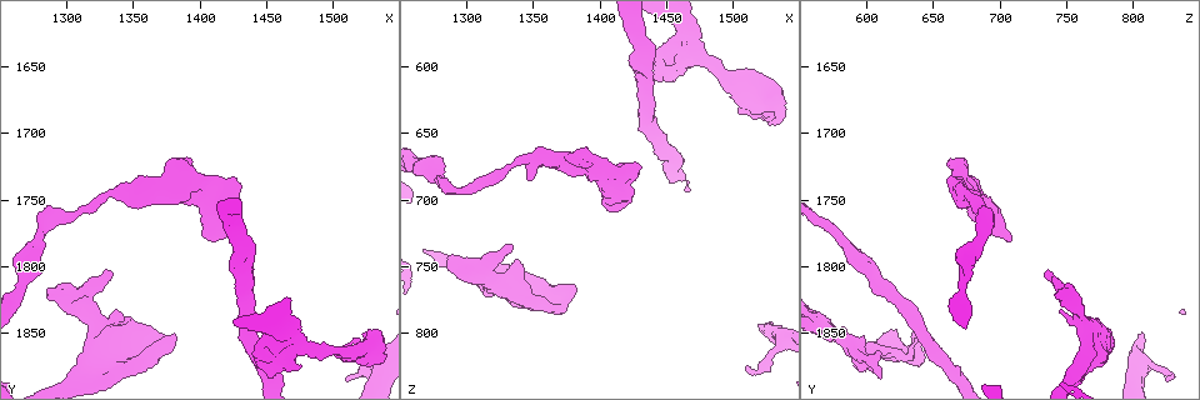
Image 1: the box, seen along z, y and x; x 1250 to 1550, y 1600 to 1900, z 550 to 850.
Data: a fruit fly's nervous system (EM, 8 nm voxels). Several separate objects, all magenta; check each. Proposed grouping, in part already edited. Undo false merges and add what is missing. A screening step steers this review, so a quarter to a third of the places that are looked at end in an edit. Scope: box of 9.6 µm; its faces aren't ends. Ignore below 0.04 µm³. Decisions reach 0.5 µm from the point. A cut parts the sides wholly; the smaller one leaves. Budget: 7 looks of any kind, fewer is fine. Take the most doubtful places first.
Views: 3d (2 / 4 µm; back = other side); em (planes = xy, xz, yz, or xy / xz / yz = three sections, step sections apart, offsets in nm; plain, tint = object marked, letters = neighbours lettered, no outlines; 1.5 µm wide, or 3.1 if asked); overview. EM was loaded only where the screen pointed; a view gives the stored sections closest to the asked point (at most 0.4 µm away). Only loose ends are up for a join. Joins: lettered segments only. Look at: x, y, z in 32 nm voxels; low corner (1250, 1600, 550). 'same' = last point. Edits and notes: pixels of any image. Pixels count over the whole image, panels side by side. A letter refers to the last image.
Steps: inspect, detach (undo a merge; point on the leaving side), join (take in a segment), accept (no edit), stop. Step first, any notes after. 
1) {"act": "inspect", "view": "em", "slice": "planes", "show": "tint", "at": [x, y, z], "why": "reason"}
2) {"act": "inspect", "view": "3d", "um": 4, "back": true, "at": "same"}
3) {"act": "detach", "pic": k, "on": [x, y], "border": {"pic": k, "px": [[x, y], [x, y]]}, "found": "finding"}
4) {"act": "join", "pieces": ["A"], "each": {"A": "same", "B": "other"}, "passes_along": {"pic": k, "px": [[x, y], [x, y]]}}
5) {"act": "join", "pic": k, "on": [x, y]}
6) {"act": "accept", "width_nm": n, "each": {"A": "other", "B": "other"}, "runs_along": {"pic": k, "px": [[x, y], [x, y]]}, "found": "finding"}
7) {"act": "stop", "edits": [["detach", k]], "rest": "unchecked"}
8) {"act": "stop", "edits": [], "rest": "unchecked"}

{"act": "inspect", "view": "3d", "um": 4, "at": [1444, 1870, 598], "why": "closes a loop"}

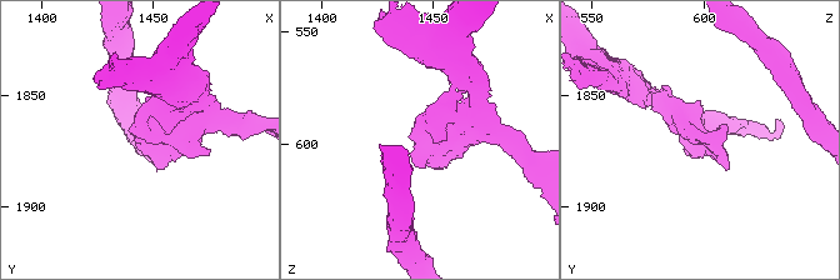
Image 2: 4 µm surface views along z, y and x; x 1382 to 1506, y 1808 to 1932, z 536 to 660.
{"act": "inspect", "view": "em", "slice": "xz", "step": 8, "show": "tint", "at": [1442, 1869, 599]}

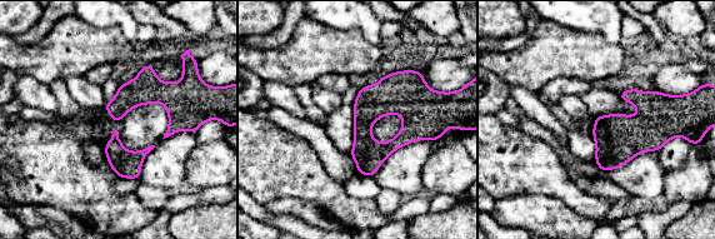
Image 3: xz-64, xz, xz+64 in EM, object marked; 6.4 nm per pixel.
{"act": "inspect", "view": "em", "slice": "planes", "show": "letters", "at": "same", "why": "another direction"}

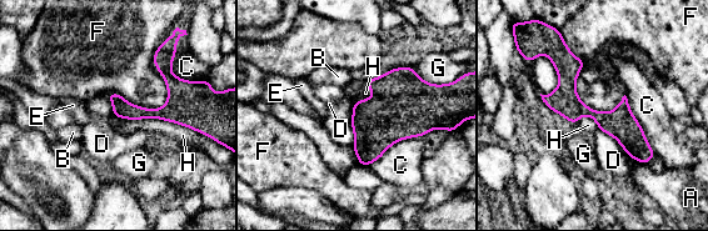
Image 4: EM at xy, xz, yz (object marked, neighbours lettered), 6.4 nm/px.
{"act": "accept", "each": {"A": "other", "B": "other", "C": "other", "D": "other", "E": "other", "F": "other", "G": "other", "H": "other"}, "border": {"pic": 4, "px": [[113, 115], [164, 119], [200, 134]]}, "found": "all the same cell"}

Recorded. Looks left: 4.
{"act": "inspect", "view": "3d", "um": 2, "at": [1352, 1744, 686], "why": "branch stops here"}

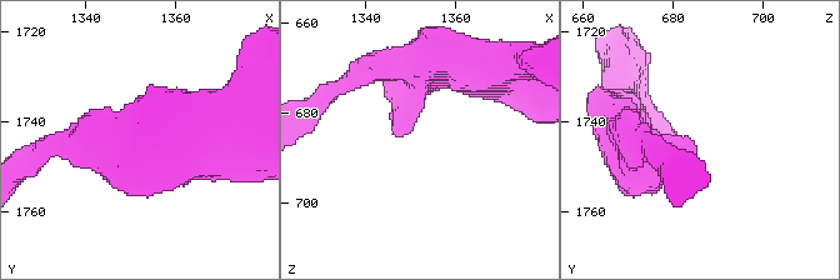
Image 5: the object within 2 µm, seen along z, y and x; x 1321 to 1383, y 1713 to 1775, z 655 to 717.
{"act": "inspect", "view": "em", "slice": "planes", "show": "letters", "at": [1350, 1744, 684]}

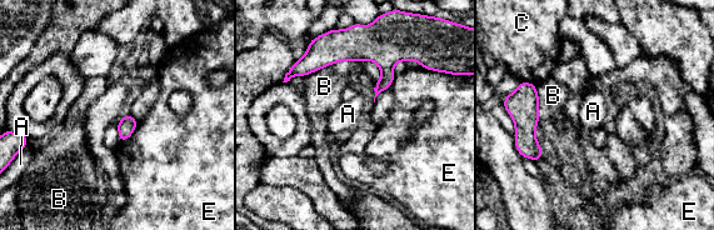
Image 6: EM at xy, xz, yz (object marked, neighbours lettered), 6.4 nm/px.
{"act": "accept", "each": {"A": "other", "B": "other", "C": "other", "E": "other"}, "found": "none of them fits"}

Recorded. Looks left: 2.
{"act": "stop", "edits": [], "rest": "unchecked"}

